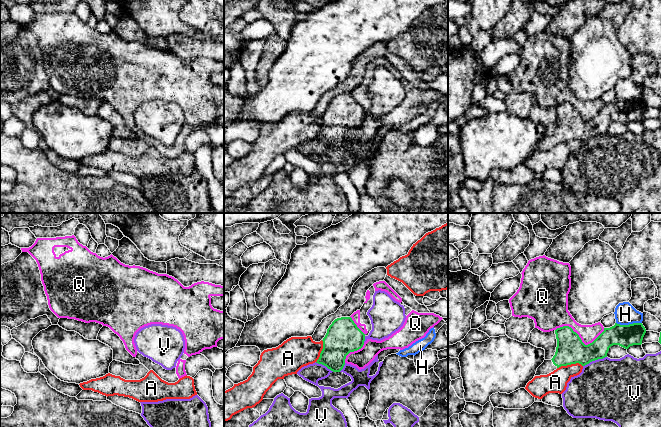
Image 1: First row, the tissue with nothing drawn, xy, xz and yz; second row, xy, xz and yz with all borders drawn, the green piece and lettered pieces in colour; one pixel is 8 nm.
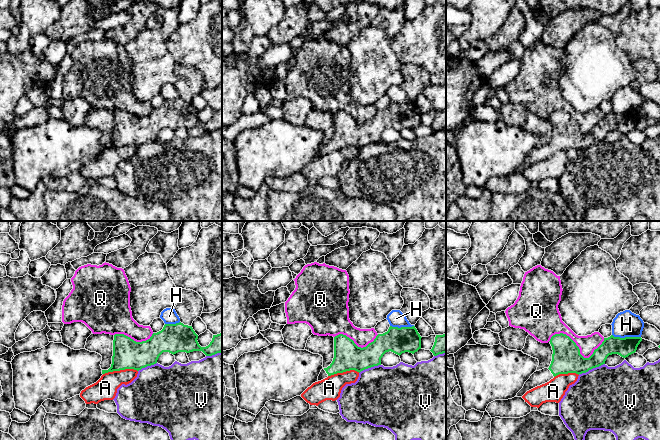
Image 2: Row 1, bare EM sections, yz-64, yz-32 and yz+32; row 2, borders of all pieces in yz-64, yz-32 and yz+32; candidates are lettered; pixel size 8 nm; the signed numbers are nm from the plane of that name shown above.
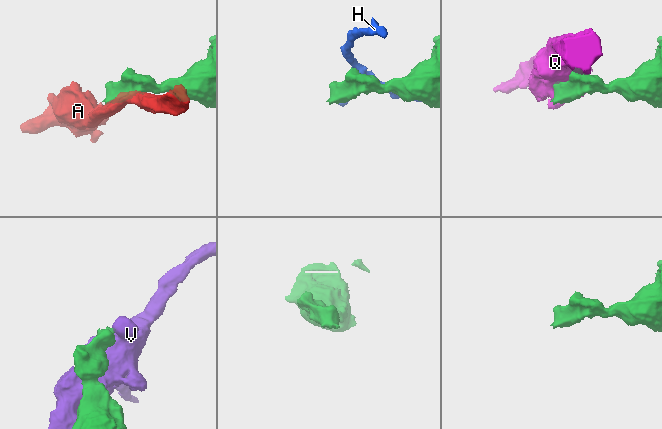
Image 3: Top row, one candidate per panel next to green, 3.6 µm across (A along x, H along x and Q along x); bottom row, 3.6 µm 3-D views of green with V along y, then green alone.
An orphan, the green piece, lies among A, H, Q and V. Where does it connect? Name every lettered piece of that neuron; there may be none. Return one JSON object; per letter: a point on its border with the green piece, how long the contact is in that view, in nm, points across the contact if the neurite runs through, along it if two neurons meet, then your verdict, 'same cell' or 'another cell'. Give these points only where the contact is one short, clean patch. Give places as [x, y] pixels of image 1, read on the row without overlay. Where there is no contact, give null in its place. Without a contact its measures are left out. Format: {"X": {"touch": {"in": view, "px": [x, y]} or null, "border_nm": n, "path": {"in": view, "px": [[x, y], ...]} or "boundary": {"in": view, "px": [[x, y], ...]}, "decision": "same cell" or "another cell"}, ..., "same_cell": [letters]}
{"A": {"touch": {"in": "yz", "px": [569, 140]}, "border_nm": 200, "decision": "another cell"}, "H": {"touch": {"in": "yz", "px": [629, 100]}, "border_nm": 200, "decision": "another cell"}, "Q": {"touch": {"in": "yz", "px": [580, 114]}, "border_nm": 400, "decision": "another cell"}, "V": {"touch": {"in": "yz", "px": [594, 136]}, "border_nm": 200, "decision": "another cell"}, "same_cell": []}

